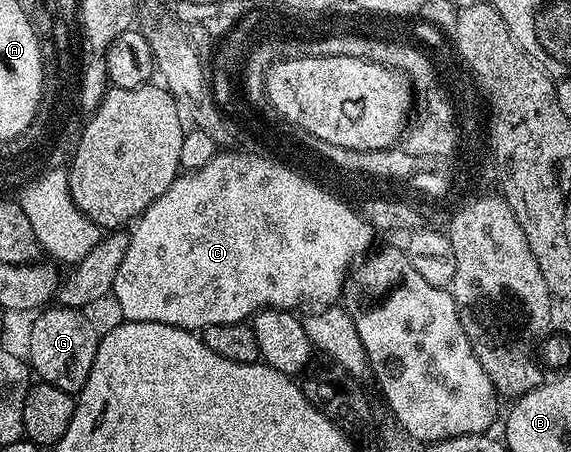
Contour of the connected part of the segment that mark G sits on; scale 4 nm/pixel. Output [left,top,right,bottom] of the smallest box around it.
[29,306,101,393]

